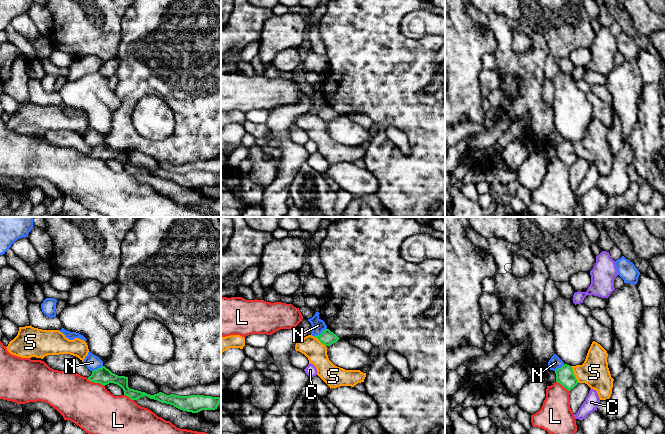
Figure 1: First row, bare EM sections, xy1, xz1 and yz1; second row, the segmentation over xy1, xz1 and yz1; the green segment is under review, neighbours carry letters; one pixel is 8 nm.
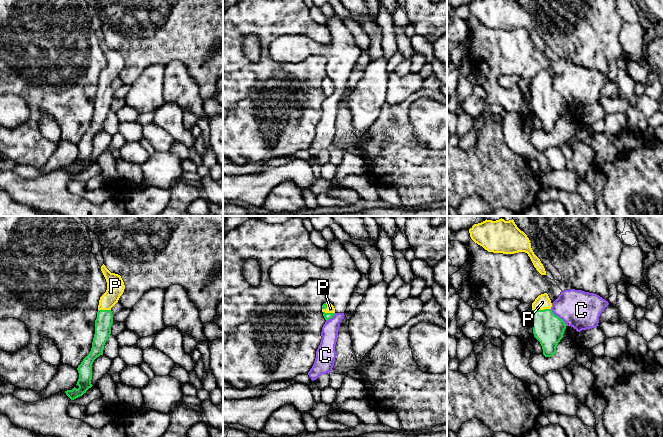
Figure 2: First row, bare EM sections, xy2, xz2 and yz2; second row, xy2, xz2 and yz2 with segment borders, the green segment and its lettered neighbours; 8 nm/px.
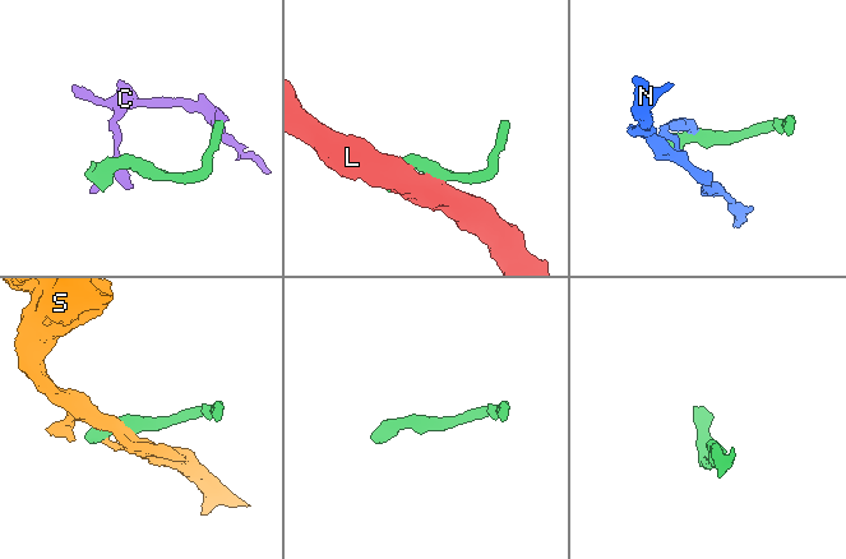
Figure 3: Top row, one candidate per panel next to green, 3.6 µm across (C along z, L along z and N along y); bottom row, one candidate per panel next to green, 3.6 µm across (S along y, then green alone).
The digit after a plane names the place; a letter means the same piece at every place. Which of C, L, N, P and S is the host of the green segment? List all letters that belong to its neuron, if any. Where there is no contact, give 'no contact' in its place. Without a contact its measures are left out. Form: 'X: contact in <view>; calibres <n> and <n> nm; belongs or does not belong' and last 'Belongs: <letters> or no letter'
C: contact in yz2; calibres 240 and 300 nm; does not belong
L: contact in xy1; calibres 140 and 380 nm; does not belong
N: contact in xz1; calibres 120 and 110 nm; does not belong
P: contact in yz2; calibres 240 and 120 nm; belongs
S: contact in yz1; calibres 150 and 240 nm; does not belong
Belongs: P

